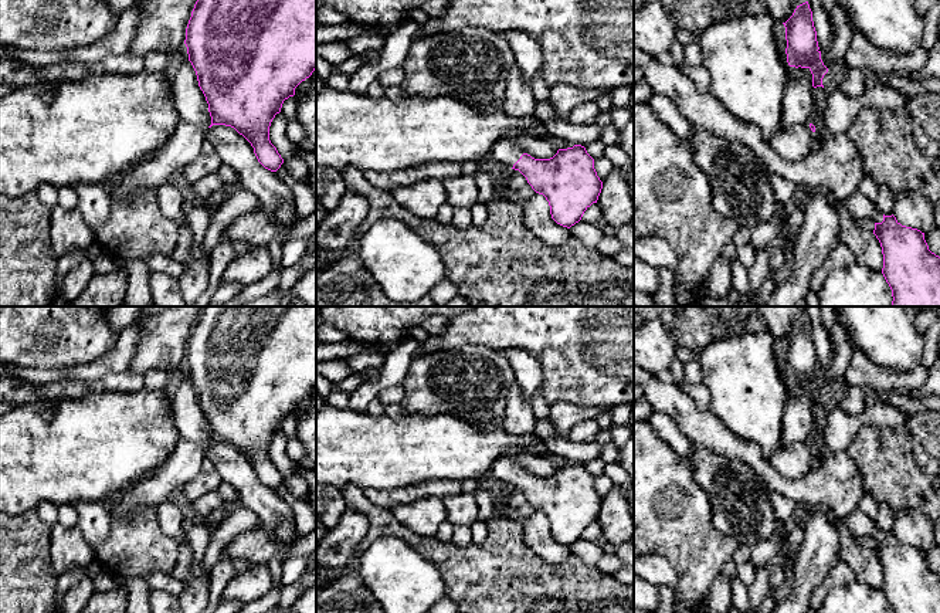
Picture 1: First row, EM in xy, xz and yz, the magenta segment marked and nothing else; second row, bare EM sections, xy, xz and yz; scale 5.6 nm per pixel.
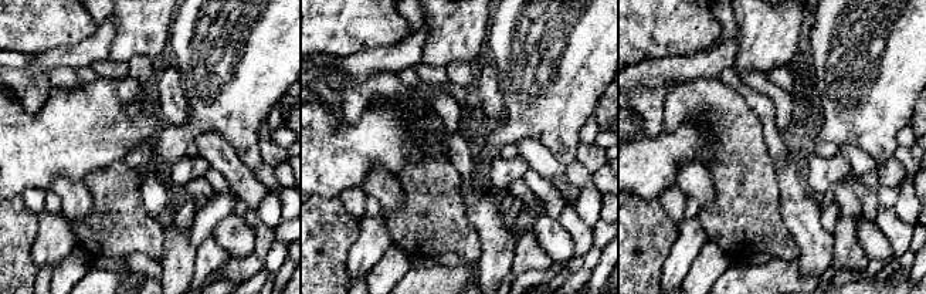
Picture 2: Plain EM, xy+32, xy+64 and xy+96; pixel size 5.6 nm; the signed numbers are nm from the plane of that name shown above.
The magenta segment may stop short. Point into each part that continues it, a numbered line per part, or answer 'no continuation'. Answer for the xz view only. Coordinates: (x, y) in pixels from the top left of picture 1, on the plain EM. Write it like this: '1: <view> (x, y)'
1: xz (505, 471)

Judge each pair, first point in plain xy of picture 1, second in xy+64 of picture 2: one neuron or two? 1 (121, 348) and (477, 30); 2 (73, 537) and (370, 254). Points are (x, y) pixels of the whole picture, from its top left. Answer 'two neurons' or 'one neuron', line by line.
1: two neurons
2: one neuron

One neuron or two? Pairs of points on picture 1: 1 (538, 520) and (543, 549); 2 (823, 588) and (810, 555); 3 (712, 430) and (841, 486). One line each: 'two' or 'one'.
1: one
2: two
3: one

